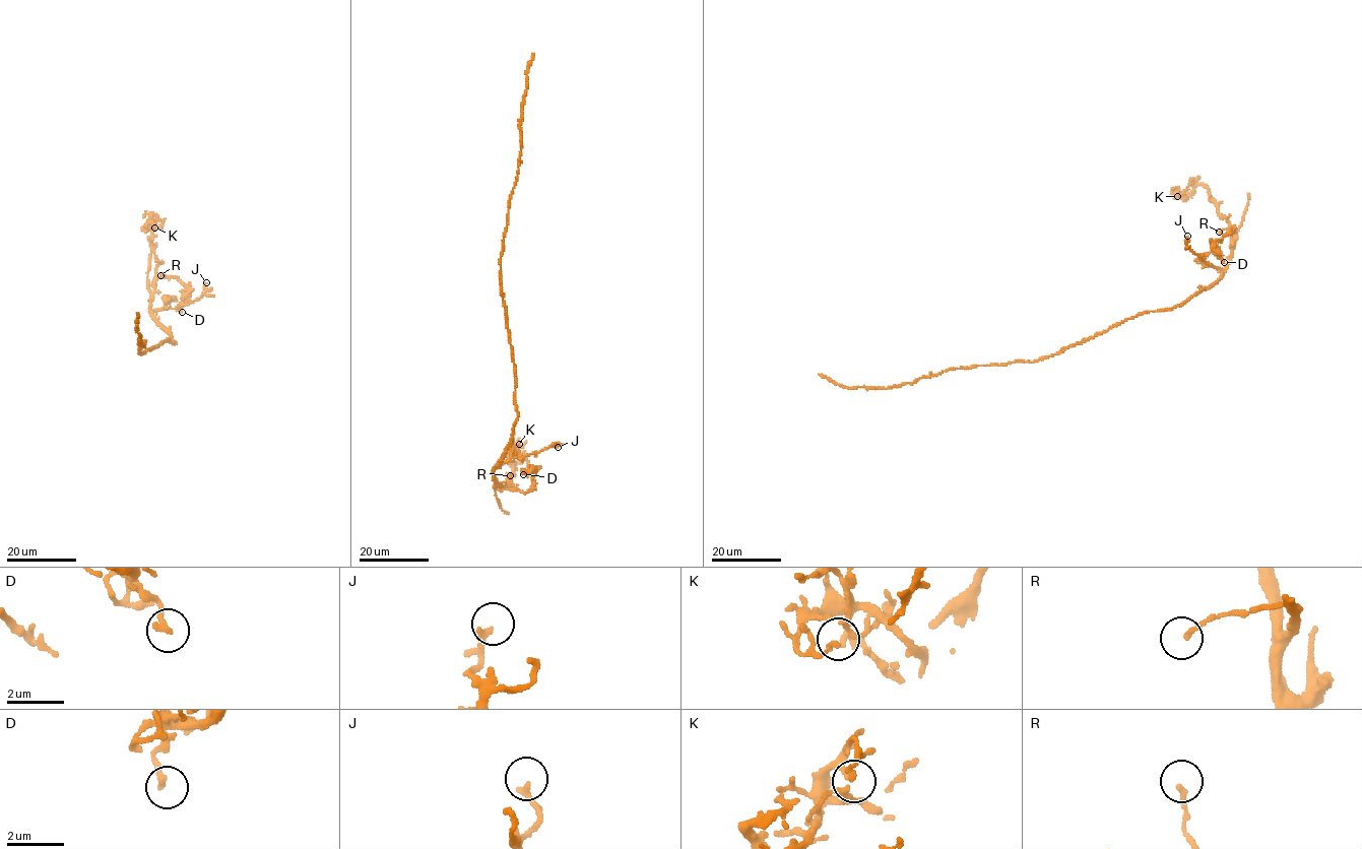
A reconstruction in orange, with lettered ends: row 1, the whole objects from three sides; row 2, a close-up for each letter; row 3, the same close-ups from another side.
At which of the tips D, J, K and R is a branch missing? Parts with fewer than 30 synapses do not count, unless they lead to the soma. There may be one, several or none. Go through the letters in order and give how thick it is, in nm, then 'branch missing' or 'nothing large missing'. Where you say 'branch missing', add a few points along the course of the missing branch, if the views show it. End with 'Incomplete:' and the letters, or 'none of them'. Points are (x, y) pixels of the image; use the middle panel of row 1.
D: calibre 200 nm; nothing large missing
J: calibre 140 nm; nothing large missing
K: calibre 140 nm; nothing large missing
R: calibre 160 nm; nothing large missing
Incomplete: none of them

